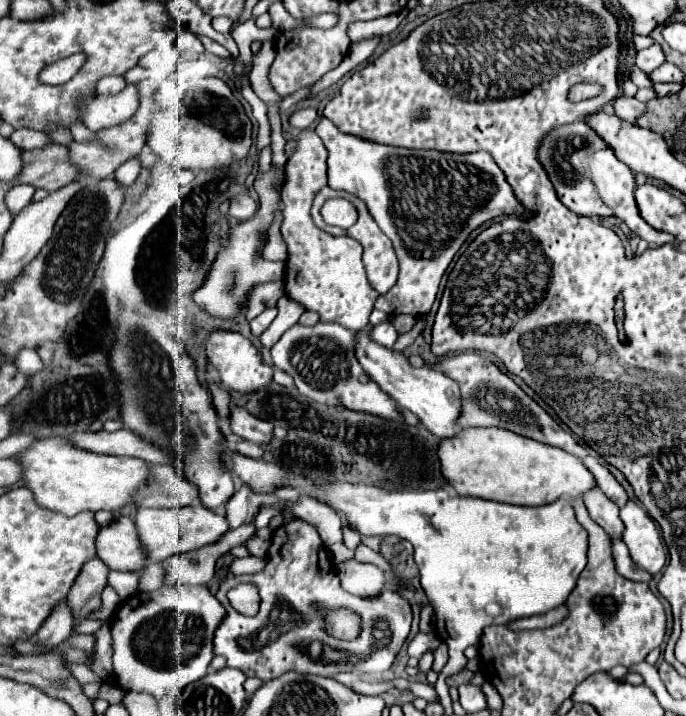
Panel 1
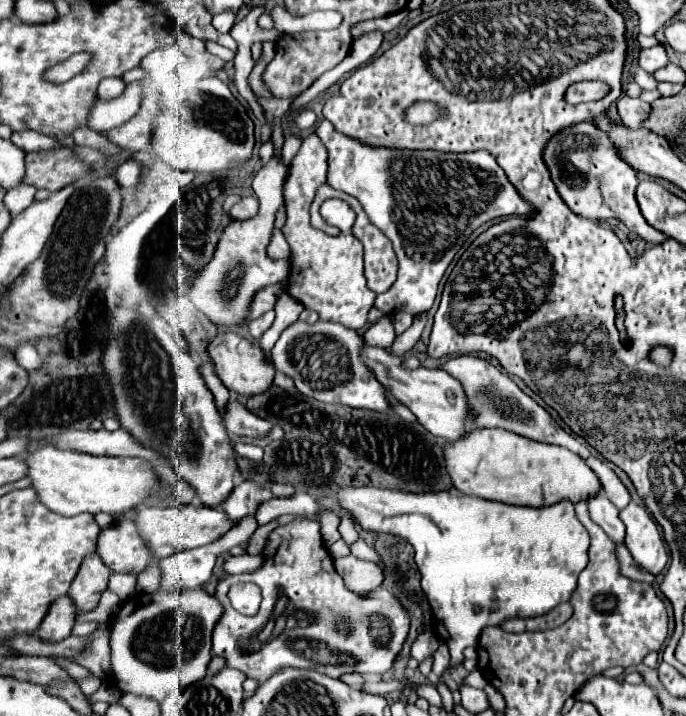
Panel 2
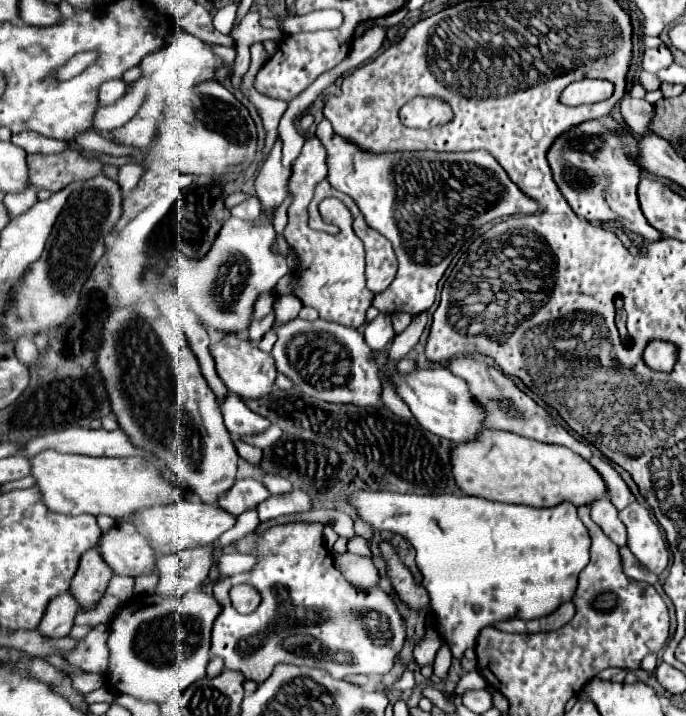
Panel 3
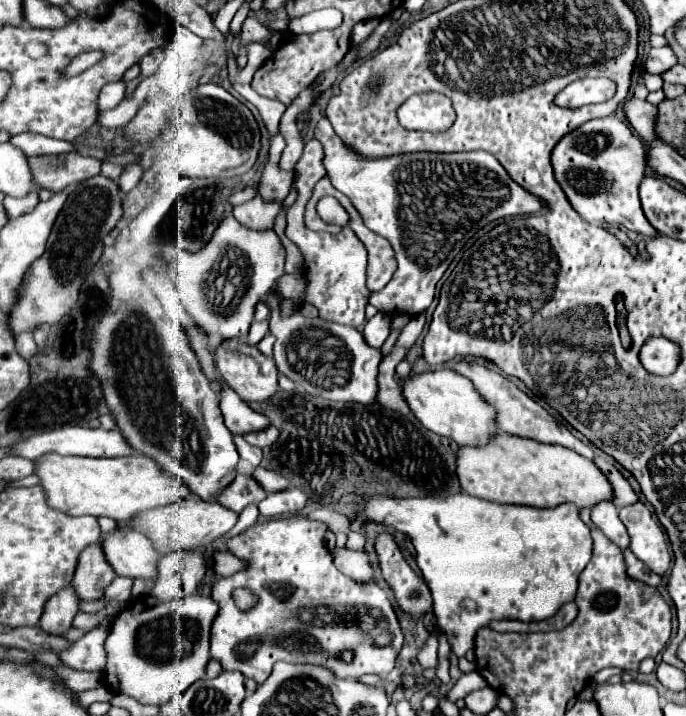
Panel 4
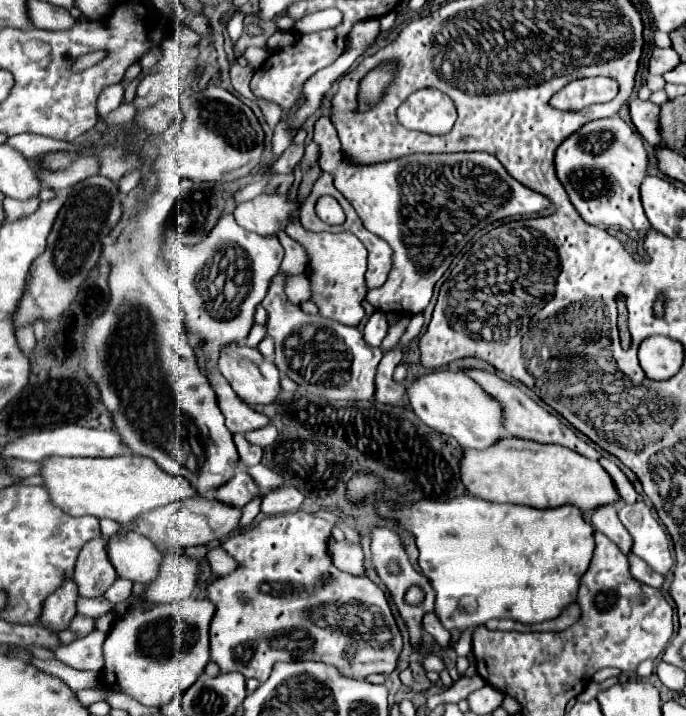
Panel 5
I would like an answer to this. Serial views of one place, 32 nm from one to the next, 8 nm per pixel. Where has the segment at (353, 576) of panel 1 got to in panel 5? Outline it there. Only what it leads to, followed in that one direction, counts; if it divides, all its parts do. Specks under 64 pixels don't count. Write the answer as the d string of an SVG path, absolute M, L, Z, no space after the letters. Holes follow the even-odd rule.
M336 542L330 550L332 562L338 570L352 576L368 576L364 564L364 552L360 546L348 546L348 542Z

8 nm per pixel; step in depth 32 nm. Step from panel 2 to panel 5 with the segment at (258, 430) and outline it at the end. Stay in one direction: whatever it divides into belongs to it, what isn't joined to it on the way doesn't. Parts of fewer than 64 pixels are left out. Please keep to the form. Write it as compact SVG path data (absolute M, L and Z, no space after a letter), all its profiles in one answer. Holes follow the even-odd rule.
M222 214L214 230L194 248L178 248L172 252L168 260L172 260L172 268L176 270L180 300L184 312L188 316L188 332L192 336L202 338L202 352L208 356L208 380L216 390L218 406L226 418L226 426L232 434L250 432L264 428L270 420L264 414L252 410L246 402L242 402L236 392L228 386L228 382L220 376L216 368L218 352L224 344L242 342L252 324L254 324L254 310L264 300L270 280L282 272L282 258L284 248L276 236L256 236L254 232L236 224L232 214ZM224 280L222 284L216 284Z

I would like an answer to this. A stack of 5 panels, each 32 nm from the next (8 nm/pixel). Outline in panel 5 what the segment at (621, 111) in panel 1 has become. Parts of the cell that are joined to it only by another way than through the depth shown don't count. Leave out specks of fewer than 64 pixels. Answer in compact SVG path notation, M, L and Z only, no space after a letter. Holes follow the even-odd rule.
M630 100L628 104L630 108L630 118L632 118L632 124L636 126L638 134L648 142L648 144L664 144L664 140L660 138L660 132L658 132L658 112L660 108L652 102L644 102L644 100Z

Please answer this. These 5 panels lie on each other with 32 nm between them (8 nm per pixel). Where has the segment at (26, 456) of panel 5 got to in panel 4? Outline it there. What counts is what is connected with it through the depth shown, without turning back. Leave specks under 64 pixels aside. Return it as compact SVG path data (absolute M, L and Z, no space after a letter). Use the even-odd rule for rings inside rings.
M101 418L100 428L92 430L92 428L82 428L82 426L68 426L68 428L58 428L58 430L50 430L50 432L42 432L42 434L34 434L28 440L22 440L18 444L12 446L12 454L24 456L28 460L36 460L38 456L46 454L46 452L58 452L58 454L72 454L72 456L80 456L80 458L109 458L109 457L87 457L87 456L117 456L112 458L124 458L134 454L132 448L128 448L128 442L124 440L124 436L120 436L119 429L113 430L113 425L104 425Z

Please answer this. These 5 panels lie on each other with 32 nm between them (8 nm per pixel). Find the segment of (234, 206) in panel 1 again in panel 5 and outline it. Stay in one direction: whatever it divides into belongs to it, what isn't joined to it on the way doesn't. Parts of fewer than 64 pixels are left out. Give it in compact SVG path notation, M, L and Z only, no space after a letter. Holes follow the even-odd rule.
M256 196L254 200L242 202L234 210L234 218L240 226L246 230L258 232L258 234L276 234L278 230L284 230L288 226L288 216L296 208L296 202L288 202L288 196Z

